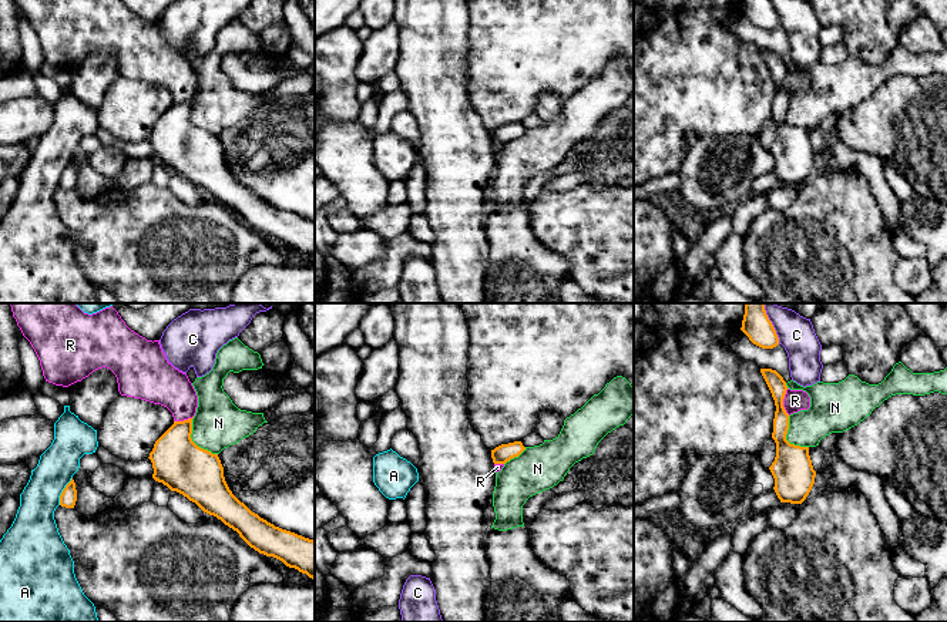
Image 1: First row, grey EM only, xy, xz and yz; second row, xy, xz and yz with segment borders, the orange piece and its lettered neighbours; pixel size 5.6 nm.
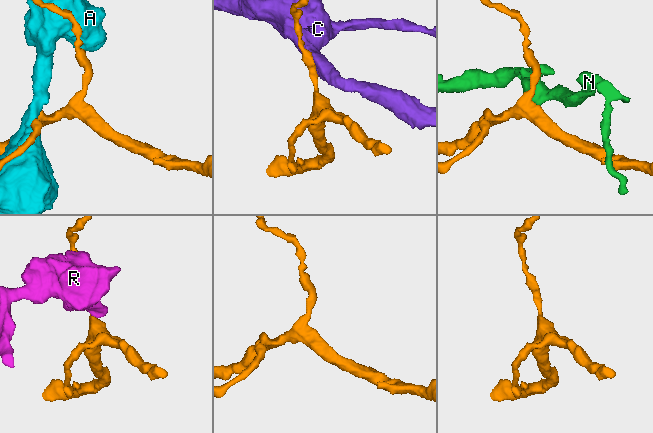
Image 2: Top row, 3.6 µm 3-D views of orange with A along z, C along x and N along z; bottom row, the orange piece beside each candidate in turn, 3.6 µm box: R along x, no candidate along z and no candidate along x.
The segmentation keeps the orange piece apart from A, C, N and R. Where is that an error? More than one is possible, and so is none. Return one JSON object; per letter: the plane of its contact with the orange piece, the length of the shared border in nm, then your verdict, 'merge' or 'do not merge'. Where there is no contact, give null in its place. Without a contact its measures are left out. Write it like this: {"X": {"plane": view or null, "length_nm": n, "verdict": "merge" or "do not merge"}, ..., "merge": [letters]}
{"A": {"plane": "xy", "length_nm": 180, "verdict": "do not merge"}, "C": {"plane": "yz", "length_nm": 240, "verdict": "do not merge"}, "N": {"plane": "xy", "length_nm": 260, "verdict": "do not merge"}, "R": {"plane": "yz", "length_nm": 150, "verdict": "do not merge"}, "merge": []}

